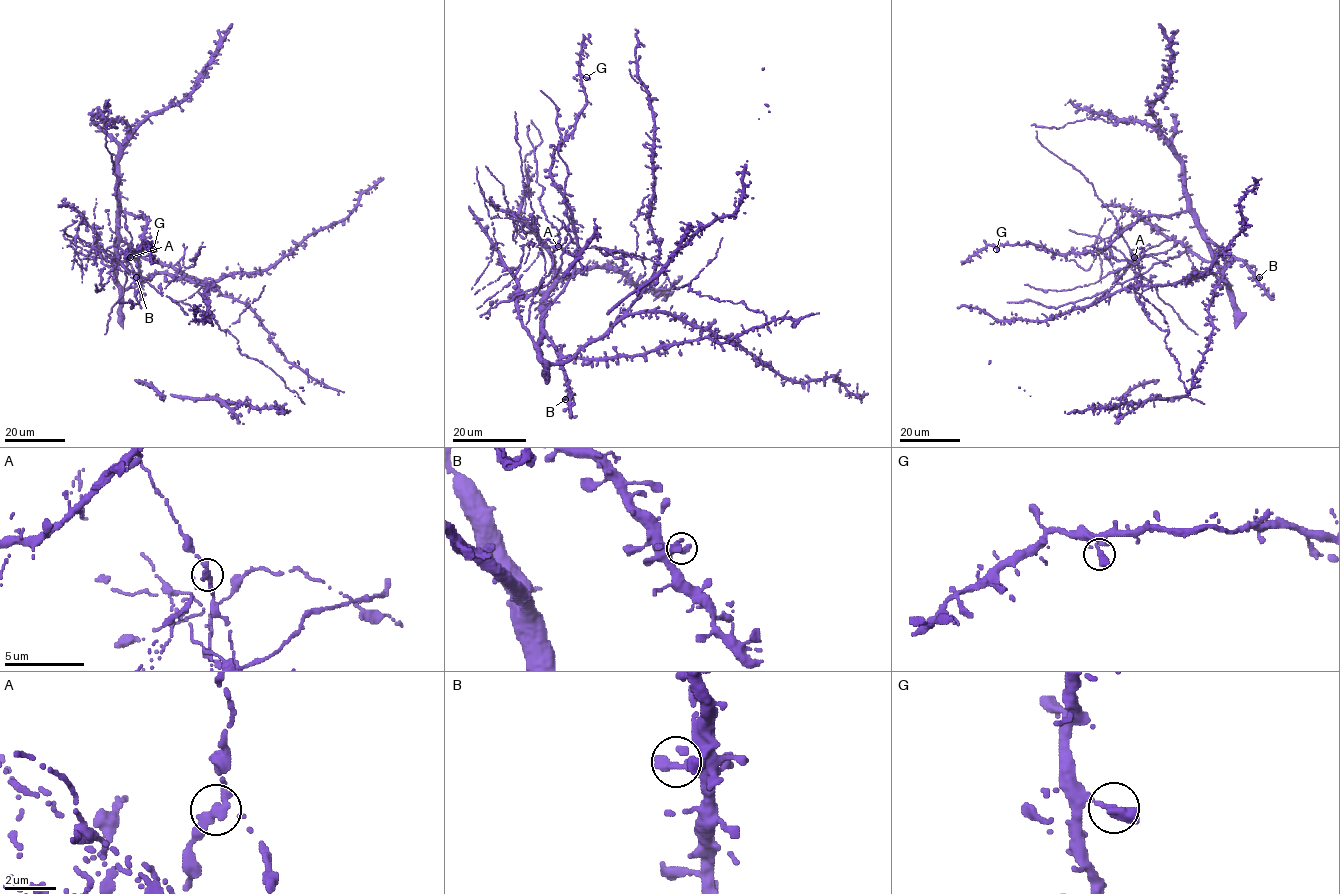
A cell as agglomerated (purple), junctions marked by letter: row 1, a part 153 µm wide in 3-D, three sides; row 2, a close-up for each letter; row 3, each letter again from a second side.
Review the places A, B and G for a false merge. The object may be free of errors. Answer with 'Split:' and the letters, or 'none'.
Split: A

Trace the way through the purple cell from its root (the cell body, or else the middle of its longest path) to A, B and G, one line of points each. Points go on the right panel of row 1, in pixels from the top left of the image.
A: (1037, 132), (1036, 138), (1044, 147), (1078, 170), (1093, 185), (1095, 194), (1116, 219), (1117, 230), (1134, 256)
B: (1037, 132), (1034, 124), (1058, 129), (1099, 114), (1150, 124), (1181, 164), (1182, 192), (1195, 225), (1259, 277)
G: (1037, 132), (1099, 114), (1150, 124), (1181, 164), (1187, 209), (1141, 217), (1102, 250), (996, 249)

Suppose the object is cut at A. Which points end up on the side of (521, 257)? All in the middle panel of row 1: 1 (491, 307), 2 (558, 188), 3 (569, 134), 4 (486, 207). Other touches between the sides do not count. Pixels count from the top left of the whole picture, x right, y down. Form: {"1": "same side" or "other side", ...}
{"1": "same side", "2": "other side", "3": "other side", "4": "same side"}

